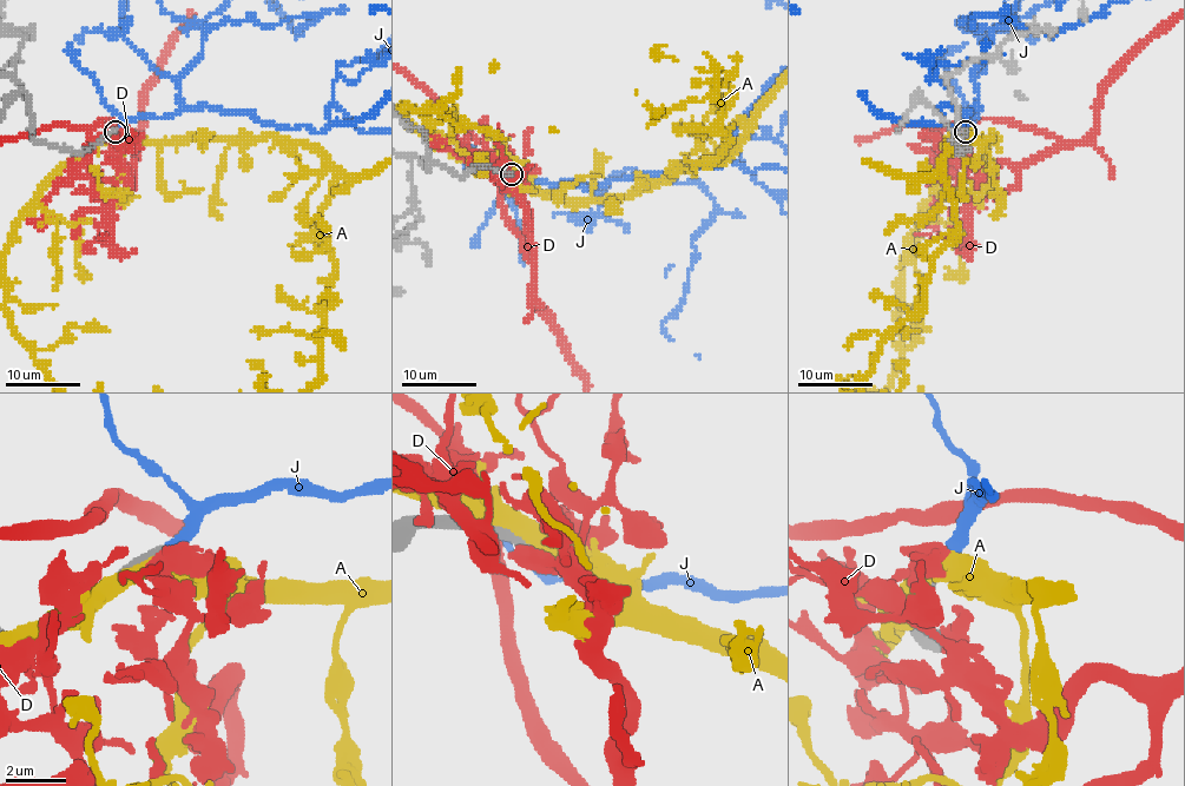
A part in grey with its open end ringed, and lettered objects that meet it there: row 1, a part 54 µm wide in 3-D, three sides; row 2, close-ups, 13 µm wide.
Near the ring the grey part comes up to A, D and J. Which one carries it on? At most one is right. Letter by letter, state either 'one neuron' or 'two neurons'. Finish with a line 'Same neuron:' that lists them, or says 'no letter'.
A: two neurons
D: two neurons
J: one neuron
Same neuron: J

